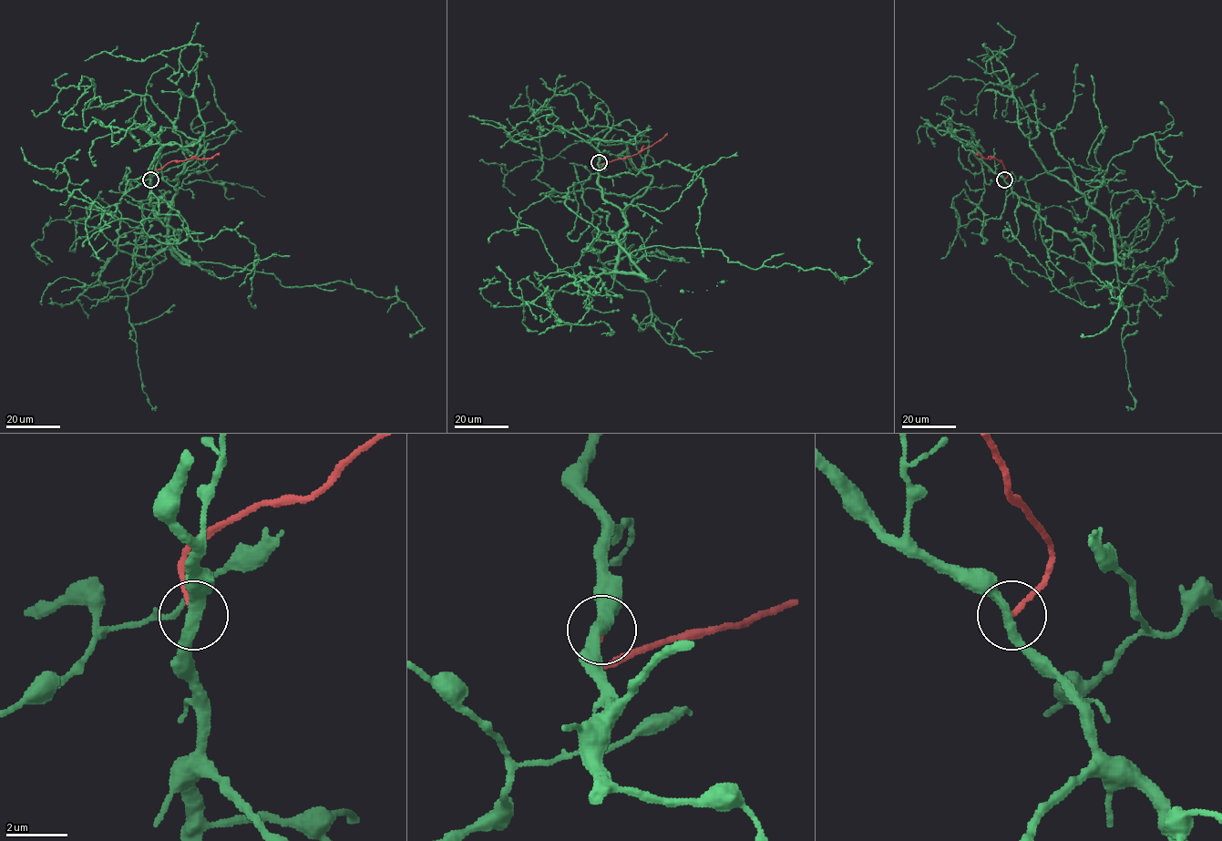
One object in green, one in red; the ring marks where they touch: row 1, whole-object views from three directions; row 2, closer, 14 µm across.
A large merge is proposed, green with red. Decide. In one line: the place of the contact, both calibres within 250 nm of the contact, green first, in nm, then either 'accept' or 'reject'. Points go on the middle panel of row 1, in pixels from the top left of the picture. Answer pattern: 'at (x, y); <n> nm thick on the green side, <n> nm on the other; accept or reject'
at (599, 162); 340 nm thick on the green side, 170 nm on the other; reject

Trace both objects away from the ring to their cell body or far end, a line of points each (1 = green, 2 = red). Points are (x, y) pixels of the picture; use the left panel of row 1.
1: (150, 179), (192, 261), (168, 220), (199, 141), (148, 95), (89, 107), (72, 86), (31, 109)
2: (150, 179), (150, 173), (173, 160), (211, 158), (219, 153)

